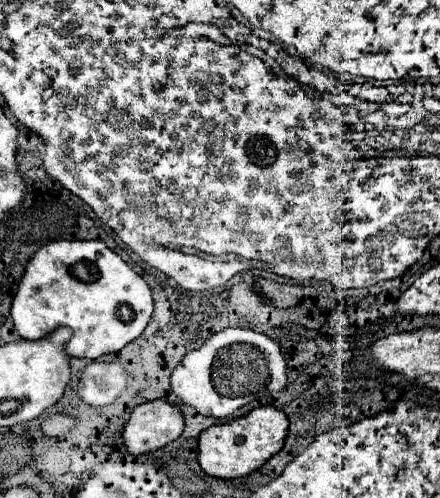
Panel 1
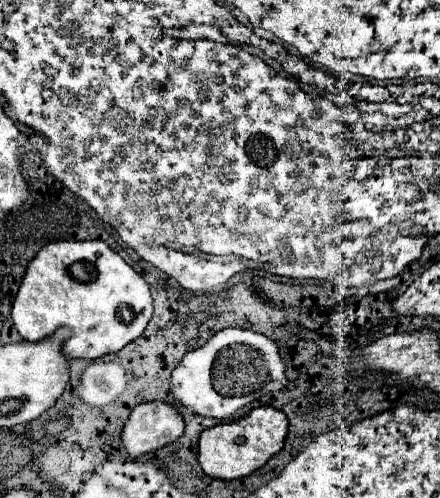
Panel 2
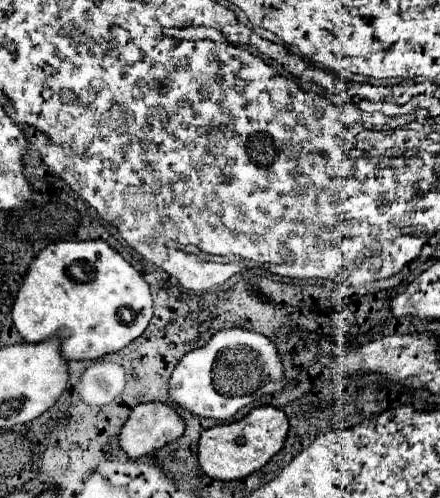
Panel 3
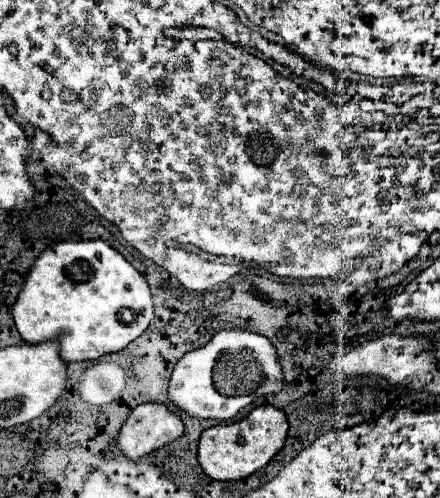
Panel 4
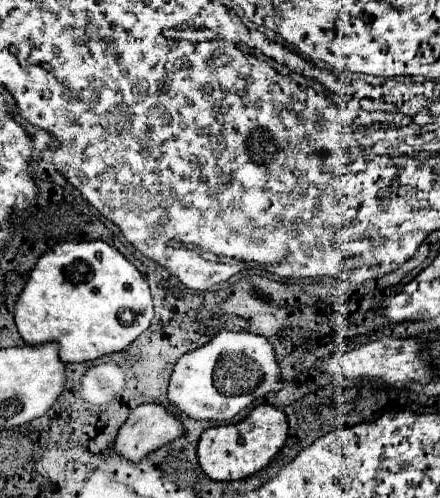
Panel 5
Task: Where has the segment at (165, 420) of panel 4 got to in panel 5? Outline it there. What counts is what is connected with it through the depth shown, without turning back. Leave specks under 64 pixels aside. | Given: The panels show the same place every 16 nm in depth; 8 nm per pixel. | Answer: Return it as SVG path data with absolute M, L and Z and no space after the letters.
M140 404L134 408L118 432L116 450L130 462L182 436L182 422L162 404Z

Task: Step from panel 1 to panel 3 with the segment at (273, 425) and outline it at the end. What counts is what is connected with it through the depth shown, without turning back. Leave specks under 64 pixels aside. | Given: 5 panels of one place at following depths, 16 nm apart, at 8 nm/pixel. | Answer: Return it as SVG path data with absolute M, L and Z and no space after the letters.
M258 406L242 420L218 424L202 432L198 446L198 462L202 470L216 480L238 480L260 470L284 446L288 434L286 414L274 406Z

